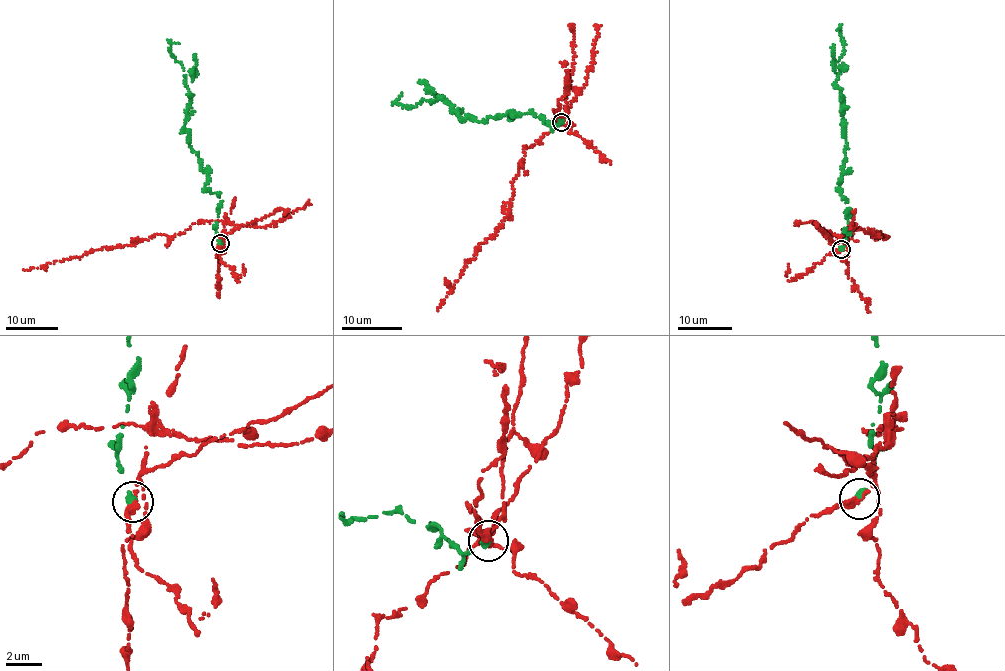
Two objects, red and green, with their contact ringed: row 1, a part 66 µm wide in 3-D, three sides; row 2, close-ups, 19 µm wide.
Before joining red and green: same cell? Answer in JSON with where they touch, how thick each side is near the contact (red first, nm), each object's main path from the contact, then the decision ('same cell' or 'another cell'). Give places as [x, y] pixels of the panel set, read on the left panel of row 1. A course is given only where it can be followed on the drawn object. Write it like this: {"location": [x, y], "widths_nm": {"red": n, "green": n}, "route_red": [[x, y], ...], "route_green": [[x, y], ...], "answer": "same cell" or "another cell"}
{"location": [220, 243], "widths_nm": {"red": 320, "green": 320}, "route_red": [[220, 243], [221, 235], [252, 222], [251, 226], [192, 222], [170, 237], [156, 234], [22, 270]], "route_green": [[219, 243], [222, 201], [205, 185], [208, 173], [183, 129], [191, 97], [182, 64], [170, 50], [178, 44]], "answer": "another cell"}

